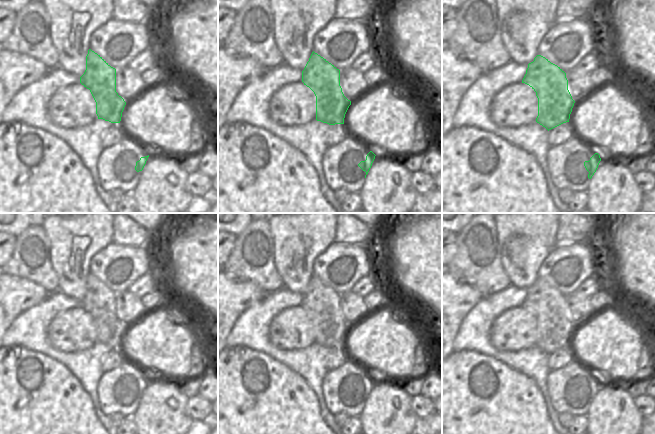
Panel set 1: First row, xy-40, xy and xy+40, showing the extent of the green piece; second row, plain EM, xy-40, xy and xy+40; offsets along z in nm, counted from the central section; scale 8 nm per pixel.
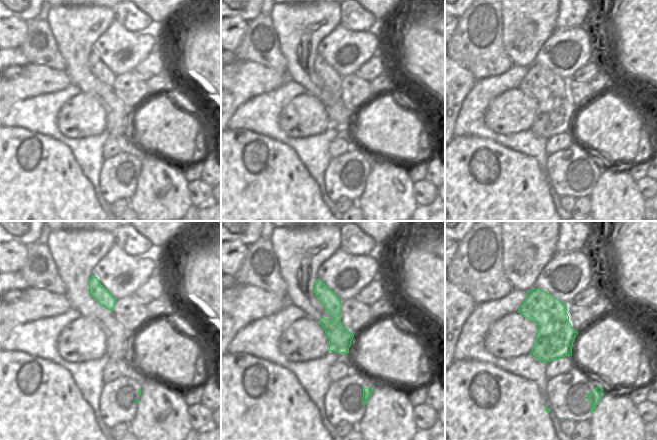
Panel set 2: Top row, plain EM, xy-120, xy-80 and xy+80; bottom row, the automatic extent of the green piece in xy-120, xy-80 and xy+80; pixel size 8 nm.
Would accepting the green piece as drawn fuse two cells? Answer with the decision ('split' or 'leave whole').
split

